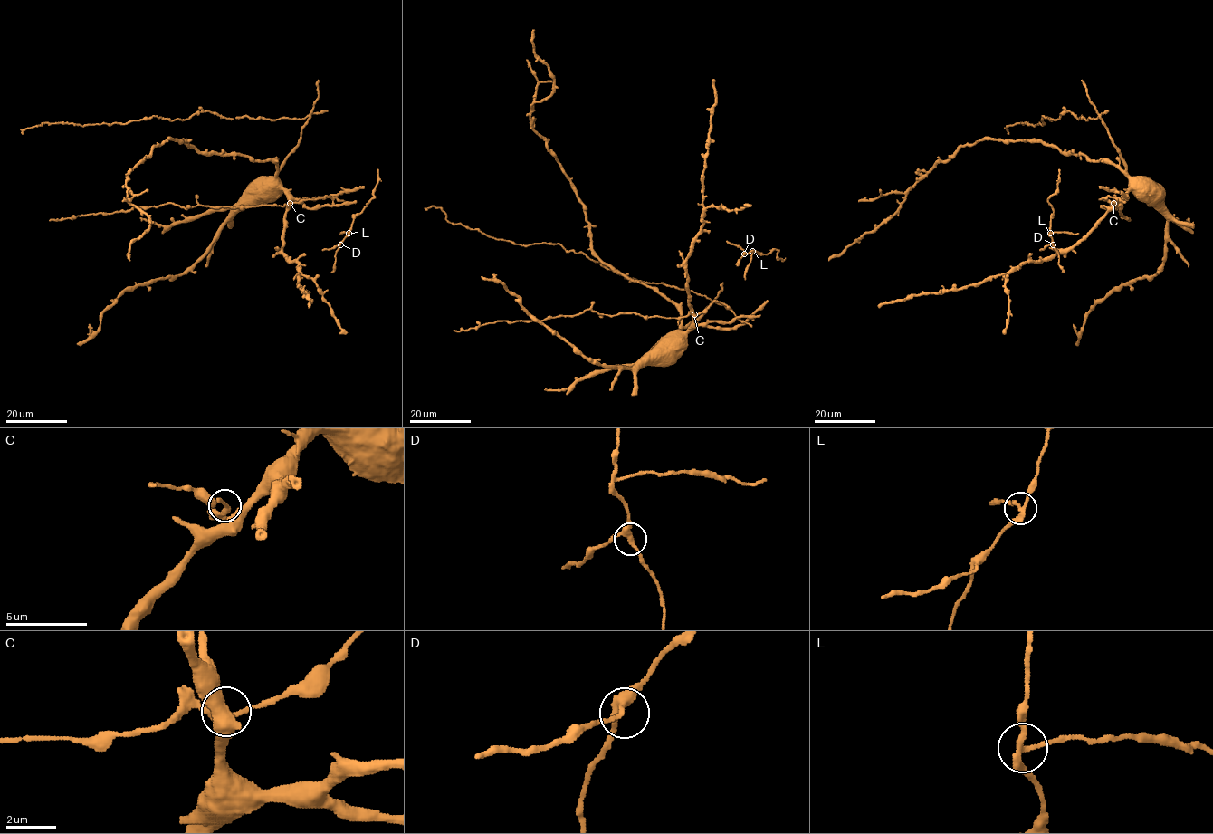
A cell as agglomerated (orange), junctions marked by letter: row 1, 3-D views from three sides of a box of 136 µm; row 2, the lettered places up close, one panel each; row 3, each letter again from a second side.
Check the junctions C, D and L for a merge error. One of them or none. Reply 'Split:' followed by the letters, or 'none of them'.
Split: L

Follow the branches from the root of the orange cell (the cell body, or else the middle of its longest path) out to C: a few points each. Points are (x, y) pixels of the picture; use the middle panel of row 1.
C: (676, 339), (671, 334), (685, 332), (694, 314)

